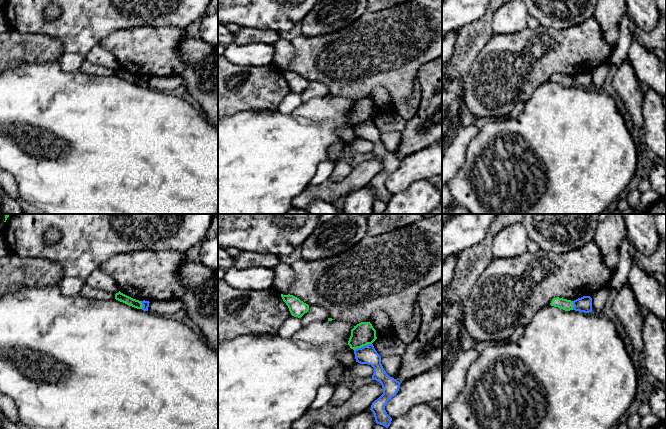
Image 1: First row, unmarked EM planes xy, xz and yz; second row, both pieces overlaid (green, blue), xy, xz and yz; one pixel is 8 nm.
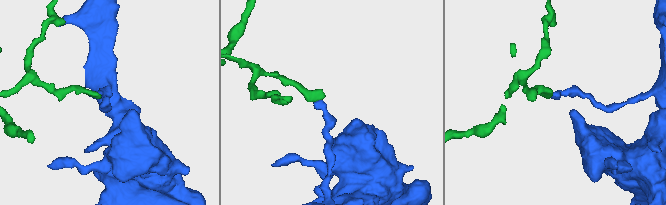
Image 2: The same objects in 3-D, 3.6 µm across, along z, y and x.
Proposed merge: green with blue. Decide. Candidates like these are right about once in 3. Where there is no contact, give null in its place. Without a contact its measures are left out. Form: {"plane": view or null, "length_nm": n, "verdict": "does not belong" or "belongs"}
{"plane": "xz", "length_nm": 160, "verdict": "does not belong"}

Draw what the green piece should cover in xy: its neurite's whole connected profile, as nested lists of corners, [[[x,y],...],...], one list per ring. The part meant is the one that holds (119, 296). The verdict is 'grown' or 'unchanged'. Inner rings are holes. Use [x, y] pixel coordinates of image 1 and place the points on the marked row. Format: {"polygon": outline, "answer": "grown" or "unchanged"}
{"polygon": [[[120,291],[115,294],[115,299],[120,301],[120,302],[123,302],[129,306],[137,308],[137,309],[142,309],[142,307],[143,307],[141,301],[133,299],[127,295],[121,293]]], "answer": "unchanged"}

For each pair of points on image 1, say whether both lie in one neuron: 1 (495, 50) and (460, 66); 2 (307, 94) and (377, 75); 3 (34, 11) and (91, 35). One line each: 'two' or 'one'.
1: two
2: two
3: one

